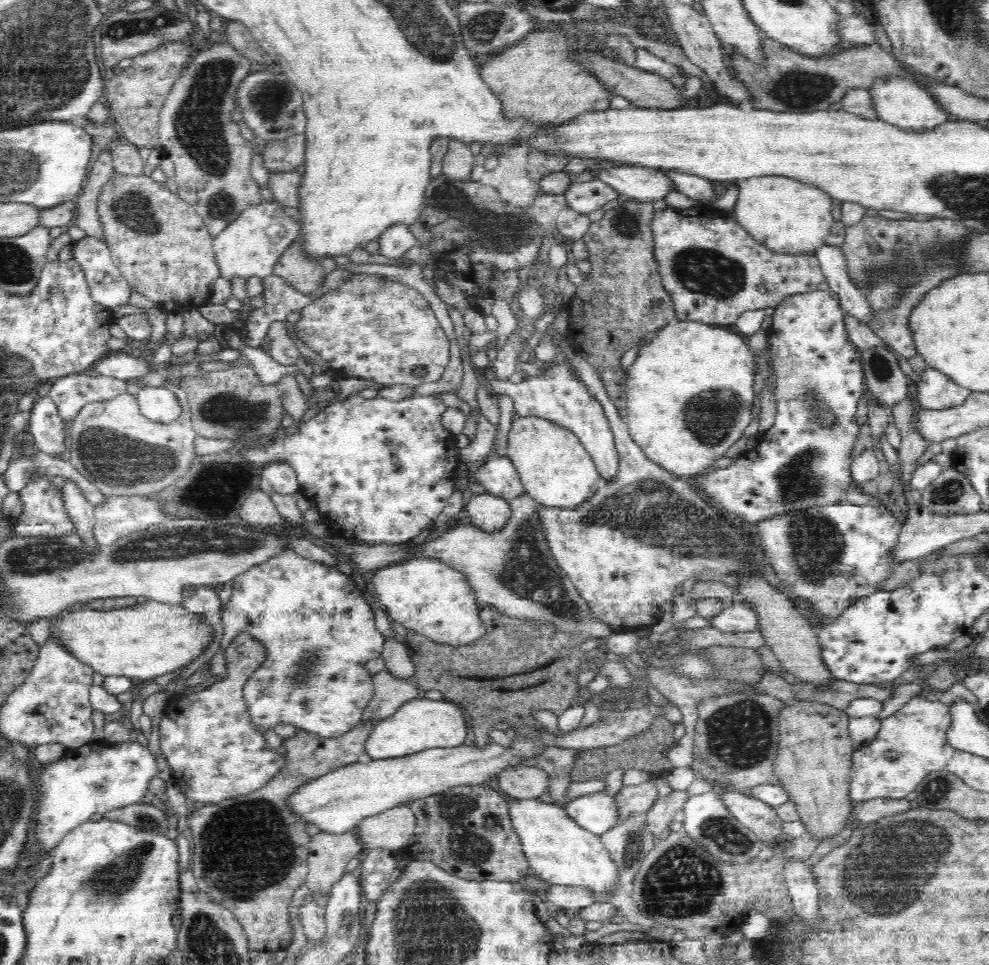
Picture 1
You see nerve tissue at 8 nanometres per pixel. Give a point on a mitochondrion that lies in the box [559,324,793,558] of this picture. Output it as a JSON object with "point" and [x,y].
{"point":[710,414]}

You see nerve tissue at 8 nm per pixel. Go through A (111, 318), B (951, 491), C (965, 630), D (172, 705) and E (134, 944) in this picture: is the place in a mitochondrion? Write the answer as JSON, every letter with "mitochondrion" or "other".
{"A":"other","B":"mitochondrion","C":"other","D":"other","E":"other"}

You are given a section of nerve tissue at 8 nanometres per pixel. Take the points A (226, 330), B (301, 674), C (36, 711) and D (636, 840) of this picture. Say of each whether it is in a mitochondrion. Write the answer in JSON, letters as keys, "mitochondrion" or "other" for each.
{"A":"other","B":"mitochondrion","C":"other","D":"mitochondrion"}

